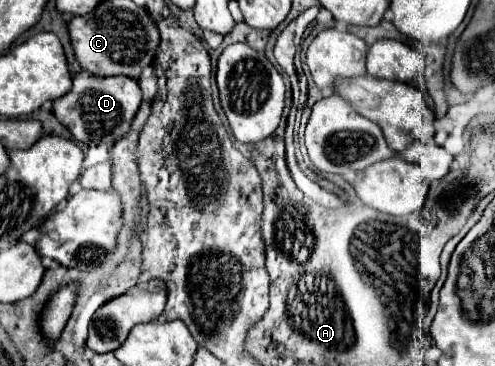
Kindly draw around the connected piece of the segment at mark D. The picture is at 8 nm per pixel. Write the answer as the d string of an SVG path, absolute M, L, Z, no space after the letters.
M81 71L73 77L73 89L61 99L53 101L55 117L71 131L71 135L85 145L113 145L125 137L131 129L133 117L141 107L143 91L137 81L115 75L115 77L97 77Z

